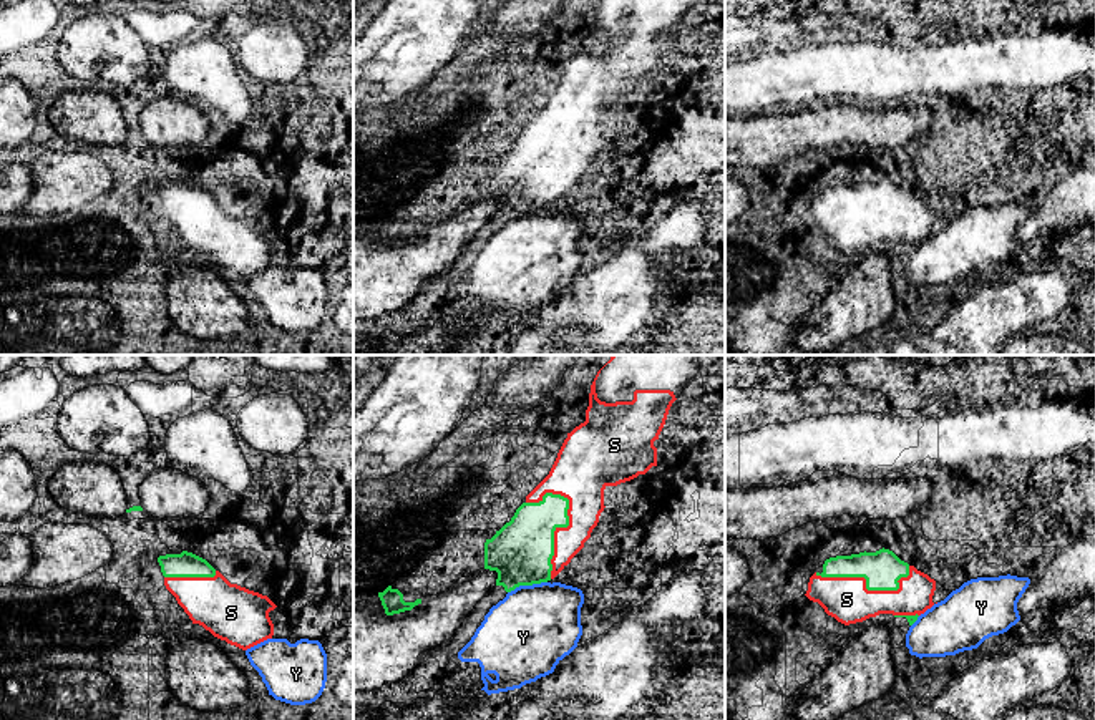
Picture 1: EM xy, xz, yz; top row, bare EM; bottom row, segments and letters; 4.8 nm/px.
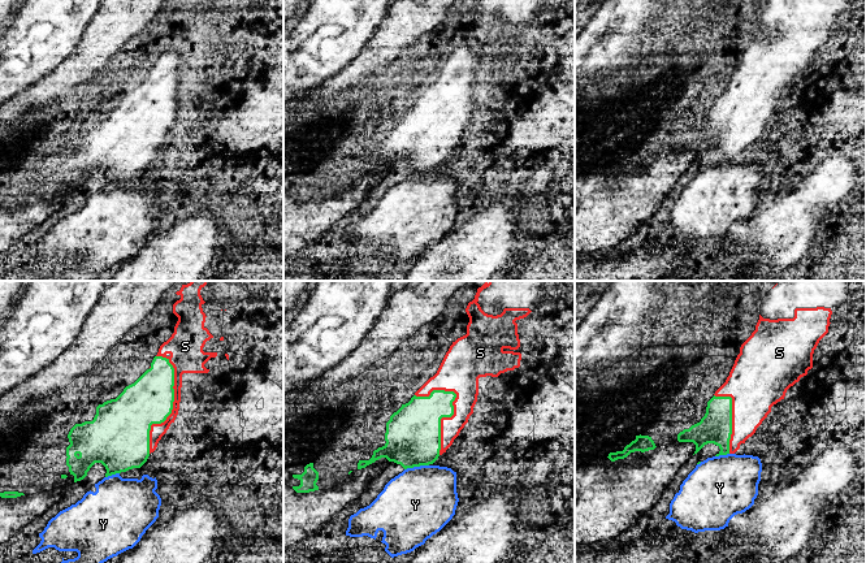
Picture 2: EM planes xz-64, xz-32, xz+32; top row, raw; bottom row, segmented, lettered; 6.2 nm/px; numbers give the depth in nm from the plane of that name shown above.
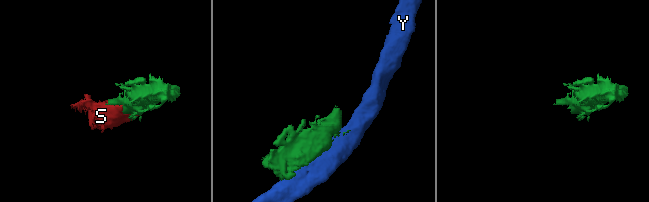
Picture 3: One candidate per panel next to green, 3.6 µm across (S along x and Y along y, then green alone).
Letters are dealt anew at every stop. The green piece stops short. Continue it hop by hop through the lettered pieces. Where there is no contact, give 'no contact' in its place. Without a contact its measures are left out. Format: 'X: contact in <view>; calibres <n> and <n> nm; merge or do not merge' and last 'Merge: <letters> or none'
S: contact in xz; calibres 300 and 240 nm; merge
Y: contact in xz; calibres 300 and 420 nm; do not merge
Merge: S

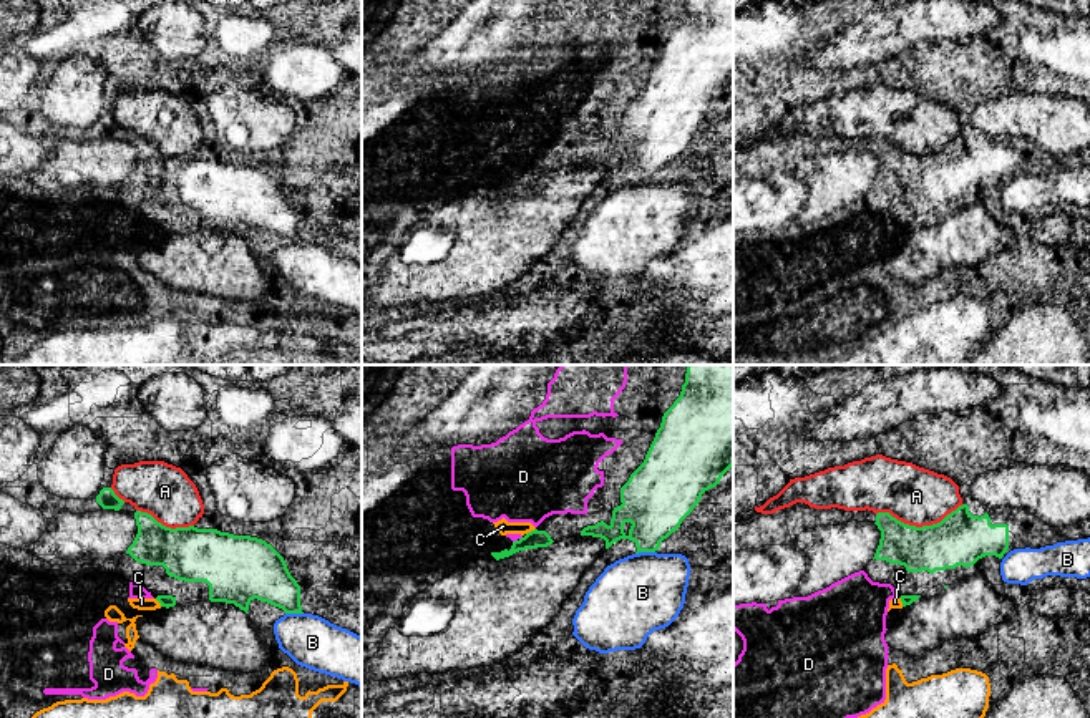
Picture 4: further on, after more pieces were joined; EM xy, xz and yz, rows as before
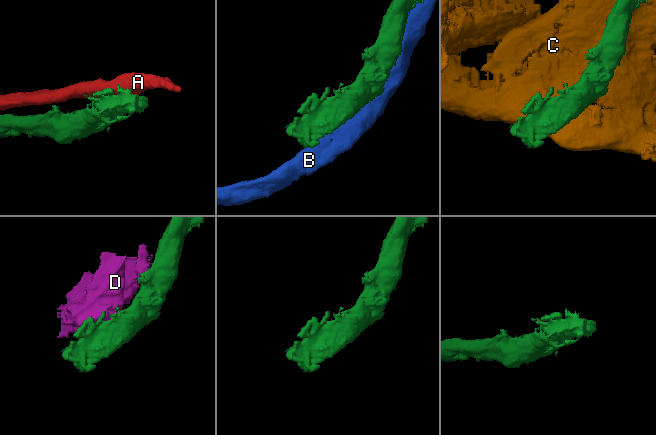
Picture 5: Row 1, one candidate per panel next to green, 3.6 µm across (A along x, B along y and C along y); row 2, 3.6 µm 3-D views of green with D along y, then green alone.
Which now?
A: contact in yz; calibres 260 and 280 nm; do not merge
B: contact in xz; calibres 320 and 380 nm; do not merge
C: contact in xz; calibres 90 and 70 nm; do not merge
D: contact in xz; calibres 90 and 40 nm; do not merge
Merge: none

